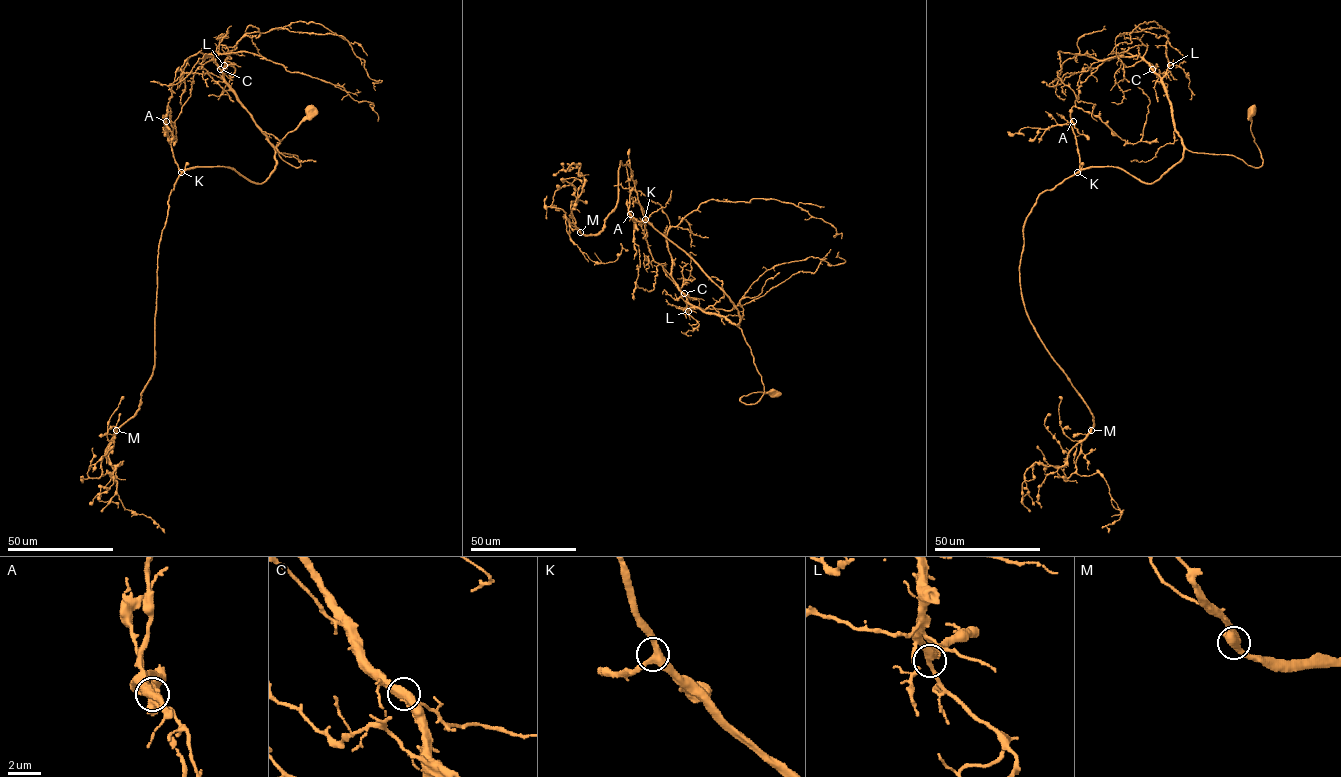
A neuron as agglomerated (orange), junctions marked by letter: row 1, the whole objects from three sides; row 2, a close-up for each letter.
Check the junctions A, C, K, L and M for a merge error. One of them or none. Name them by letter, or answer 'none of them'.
none of them

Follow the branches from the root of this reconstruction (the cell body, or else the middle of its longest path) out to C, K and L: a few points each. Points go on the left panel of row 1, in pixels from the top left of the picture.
C: (310, 111), (276, 146), (278, 155), (295, 167), (301, 165), (298, 157), (280, 153), (270, 142), (220, 69)
K: (310, 111), (276, 146), (298, 167), (296, 155), (275, 149), (275, 169), (261, 183), (228, 167), (181, 172)
L: (310, 111), (276, 146), (295, 167), (301, 165), (298, 157), (280, 153), (270, 142), (224, 78), (224, 65)

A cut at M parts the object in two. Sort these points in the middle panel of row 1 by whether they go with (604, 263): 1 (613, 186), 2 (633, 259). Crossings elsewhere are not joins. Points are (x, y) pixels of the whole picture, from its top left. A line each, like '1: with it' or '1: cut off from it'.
1: cut off from it
2: cut off from it

